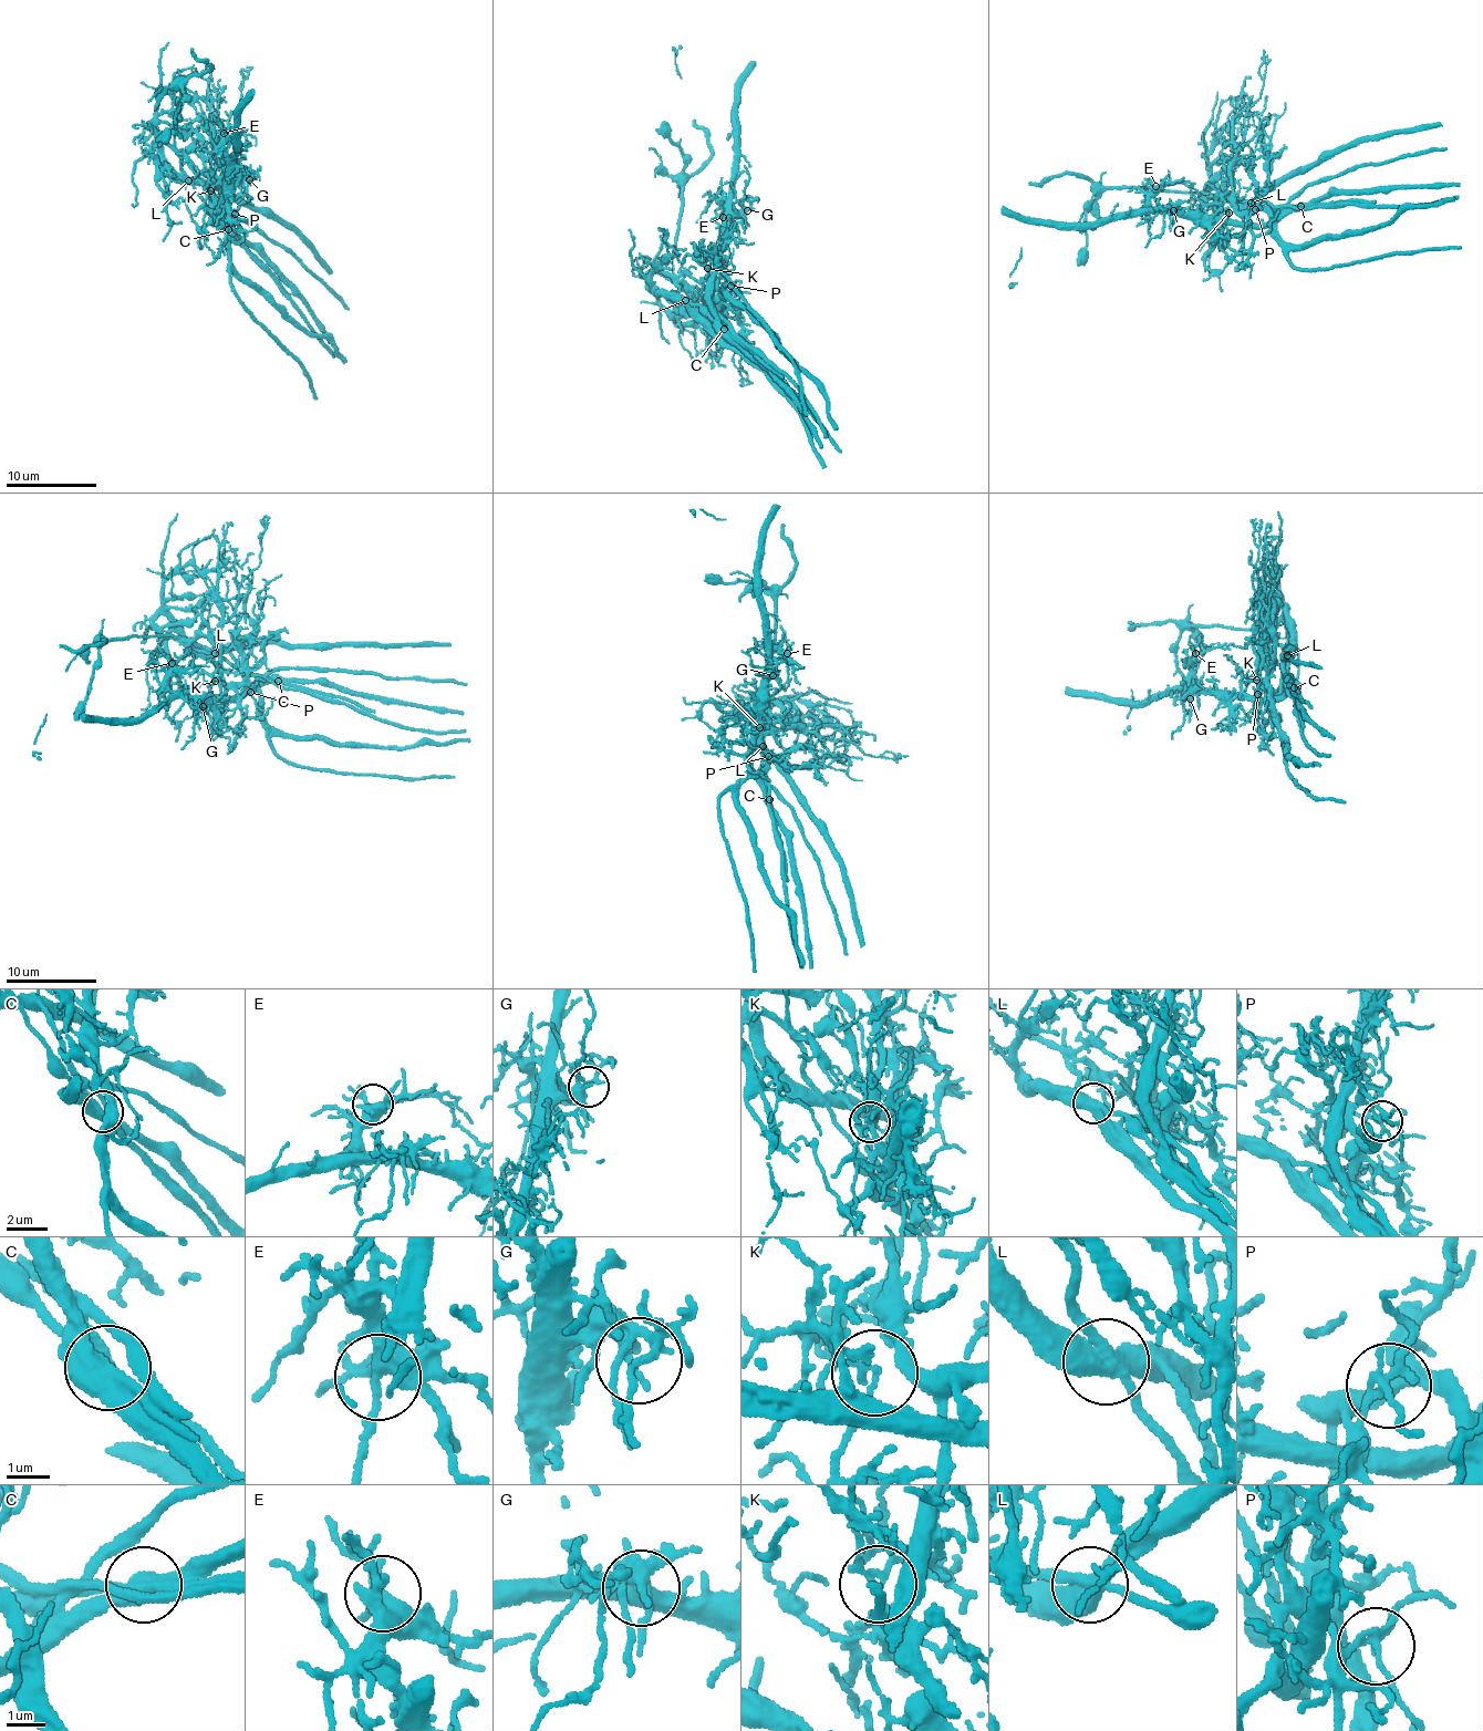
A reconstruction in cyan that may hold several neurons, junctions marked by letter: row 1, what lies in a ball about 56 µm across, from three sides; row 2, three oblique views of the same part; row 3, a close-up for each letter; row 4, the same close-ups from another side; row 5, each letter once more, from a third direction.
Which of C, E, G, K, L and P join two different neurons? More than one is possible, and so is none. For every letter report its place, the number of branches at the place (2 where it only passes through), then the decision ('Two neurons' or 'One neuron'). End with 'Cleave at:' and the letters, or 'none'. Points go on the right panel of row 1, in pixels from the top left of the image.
C: Place: (1300, 206). Branches: 2. Two neurons
E: Place: (1155, 186). Branches: 3. One neuron
G: Place: (1173, 210). Branches: 2. One neuron
K: Place: (1229, 213). Branches: 3. Two neurons
L: Place: (1251, 203). Branches: 3. Two neurons
P: Place: (1255, 209). Branches: 3. One neuron
Cleave at: C, K, L

